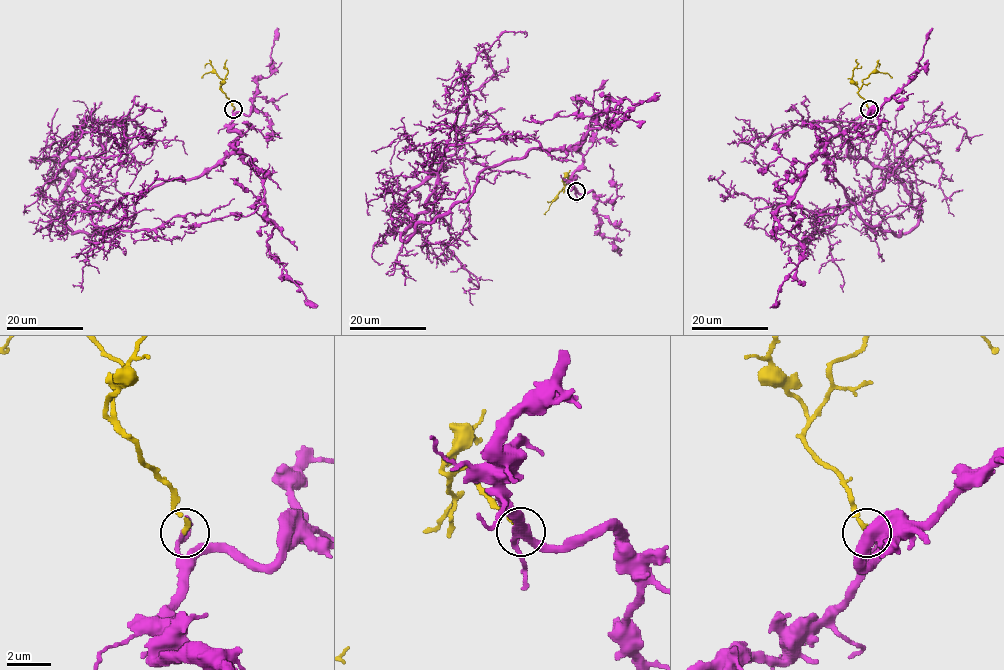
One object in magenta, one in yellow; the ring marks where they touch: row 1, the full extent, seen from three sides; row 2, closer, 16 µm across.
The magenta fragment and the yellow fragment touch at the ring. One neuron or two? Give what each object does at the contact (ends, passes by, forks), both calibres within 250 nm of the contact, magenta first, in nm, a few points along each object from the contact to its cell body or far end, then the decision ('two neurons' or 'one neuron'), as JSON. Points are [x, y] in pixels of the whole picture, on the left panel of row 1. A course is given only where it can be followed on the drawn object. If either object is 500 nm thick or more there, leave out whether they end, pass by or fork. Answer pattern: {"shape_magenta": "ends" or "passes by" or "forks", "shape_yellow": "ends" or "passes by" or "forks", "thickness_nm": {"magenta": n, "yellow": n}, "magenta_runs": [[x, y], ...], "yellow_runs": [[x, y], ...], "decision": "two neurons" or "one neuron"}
{"shape_magenta": "passes by", "shape_yellow": "ends", "thickness_nm": {"magenta": 160, "yellow": 200}, "magenta_runs": [[233, 109], [235, 149], [152, 187], [130, 225], [74, 233], [58, 207], [76, 169], [104, 211], [182, 176]], "yellow_runs": [[234, 109], [221, 89], [222, 80], [215, 73], [205, 73], [202, 77]], "decision": "one neuron"}

